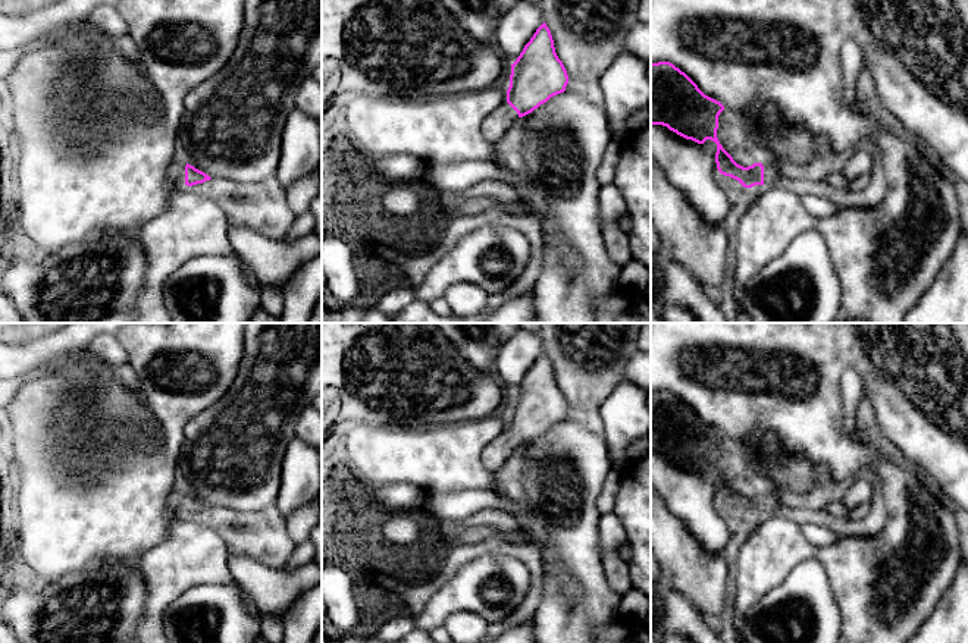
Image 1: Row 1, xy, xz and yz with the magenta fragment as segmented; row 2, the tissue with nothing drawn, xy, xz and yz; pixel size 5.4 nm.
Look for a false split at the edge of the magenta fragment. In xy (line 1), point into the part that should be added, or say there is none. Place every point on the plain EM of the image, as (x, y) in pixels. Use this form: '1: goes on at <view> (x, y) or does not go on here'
1: goes on at xy (177, 498)

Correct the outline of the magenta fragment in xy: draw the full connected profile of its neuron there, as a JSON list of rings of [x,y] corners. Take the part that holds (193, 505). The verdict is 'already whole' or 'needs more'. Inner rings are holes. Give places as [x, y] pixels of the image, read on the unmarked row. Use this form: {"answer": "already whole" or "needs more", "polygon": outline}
{"answer": "needs more", "polygon": [[[178,486],[169,493],[167,508],[175,515],[192,515],[212,506]]]}

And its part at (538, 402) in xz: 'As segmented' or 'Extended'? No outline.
Extended

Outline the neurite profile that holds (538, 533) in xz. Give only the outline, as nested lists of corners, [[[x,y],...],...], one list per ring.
[[[516,499],[514,504],[519,506],[517,512],[513,514],[517,523],[526,530],[533,543],[546,546],[549,543],[549,536],[545,526],[533,517],[524,502]]]

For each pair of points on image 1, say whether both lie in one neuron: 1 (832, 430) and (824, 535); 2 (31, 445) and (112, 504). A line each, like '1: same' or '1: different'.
1: different
2: same

